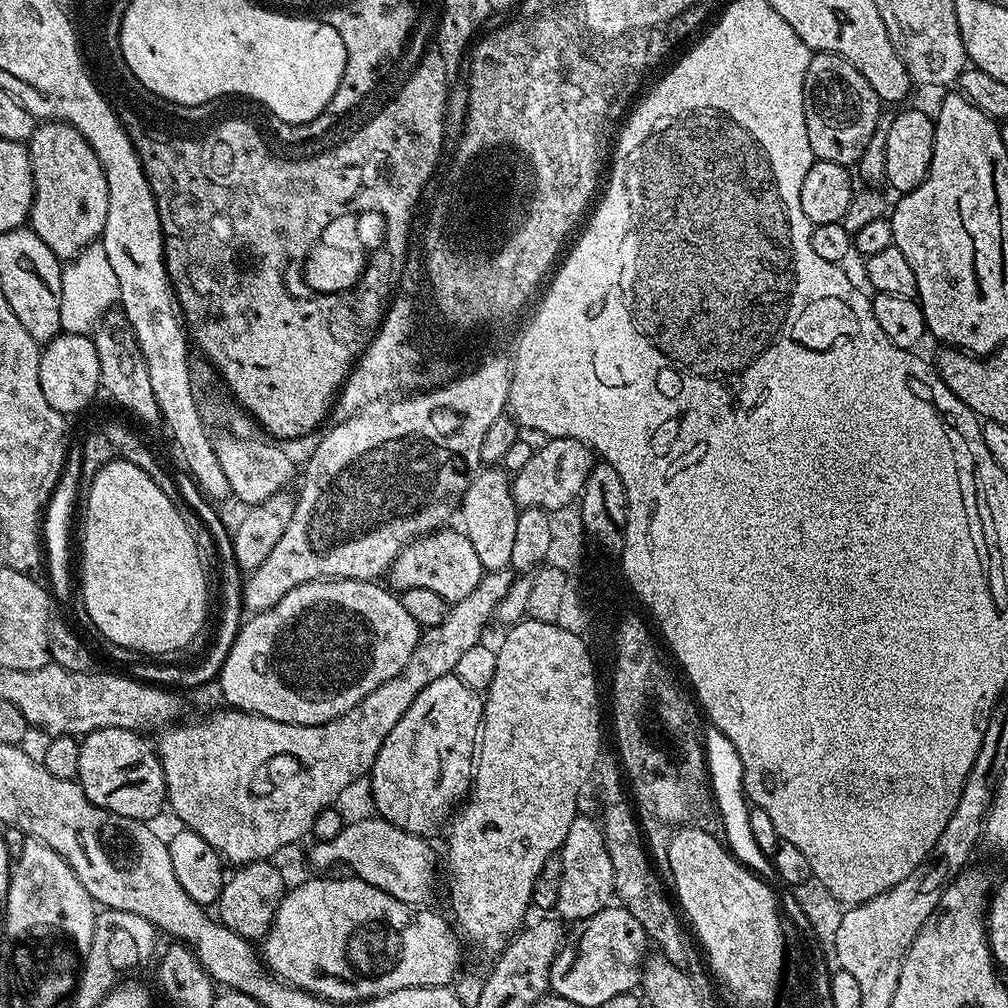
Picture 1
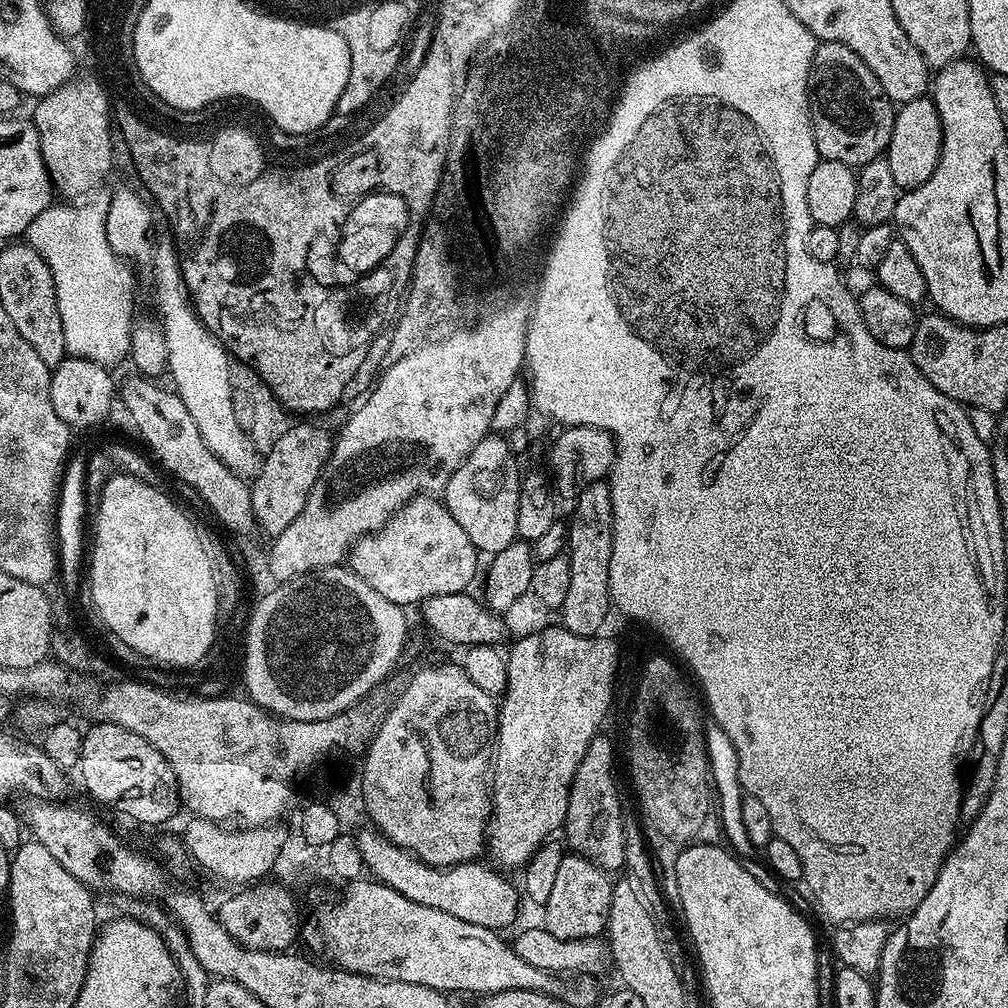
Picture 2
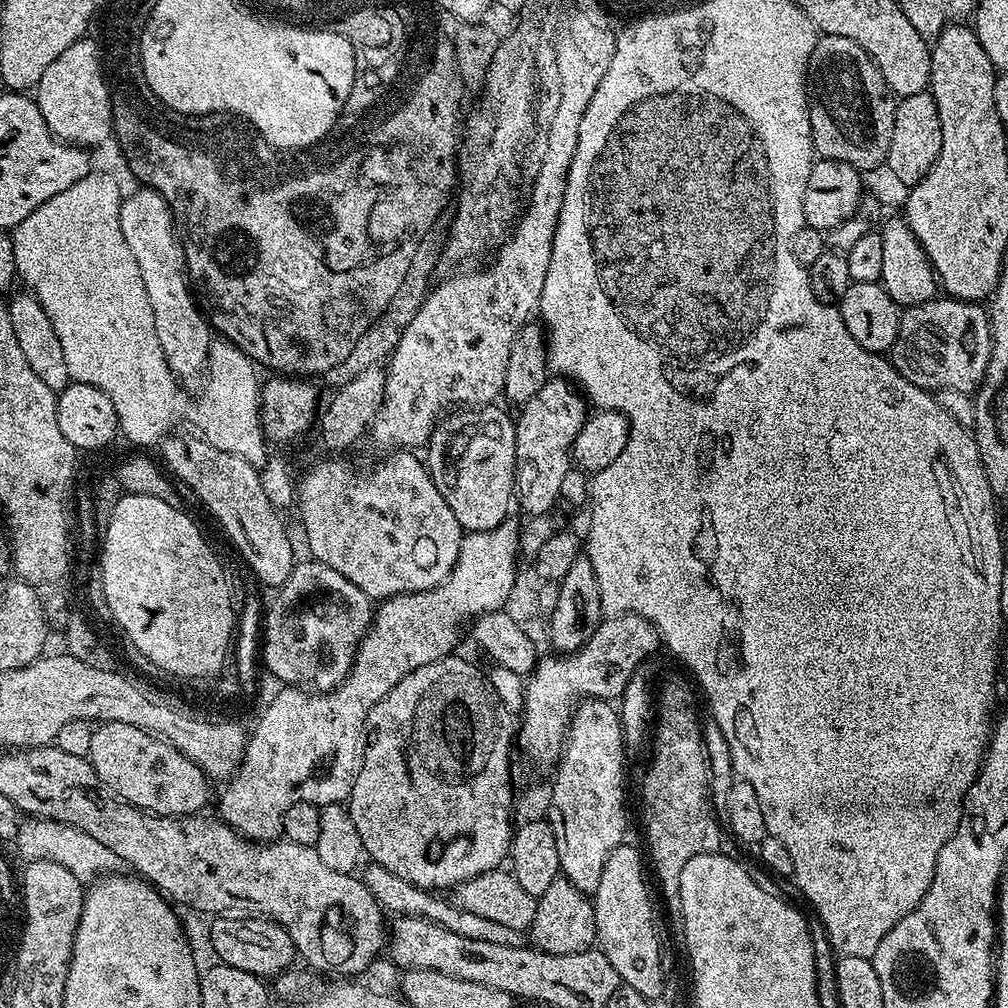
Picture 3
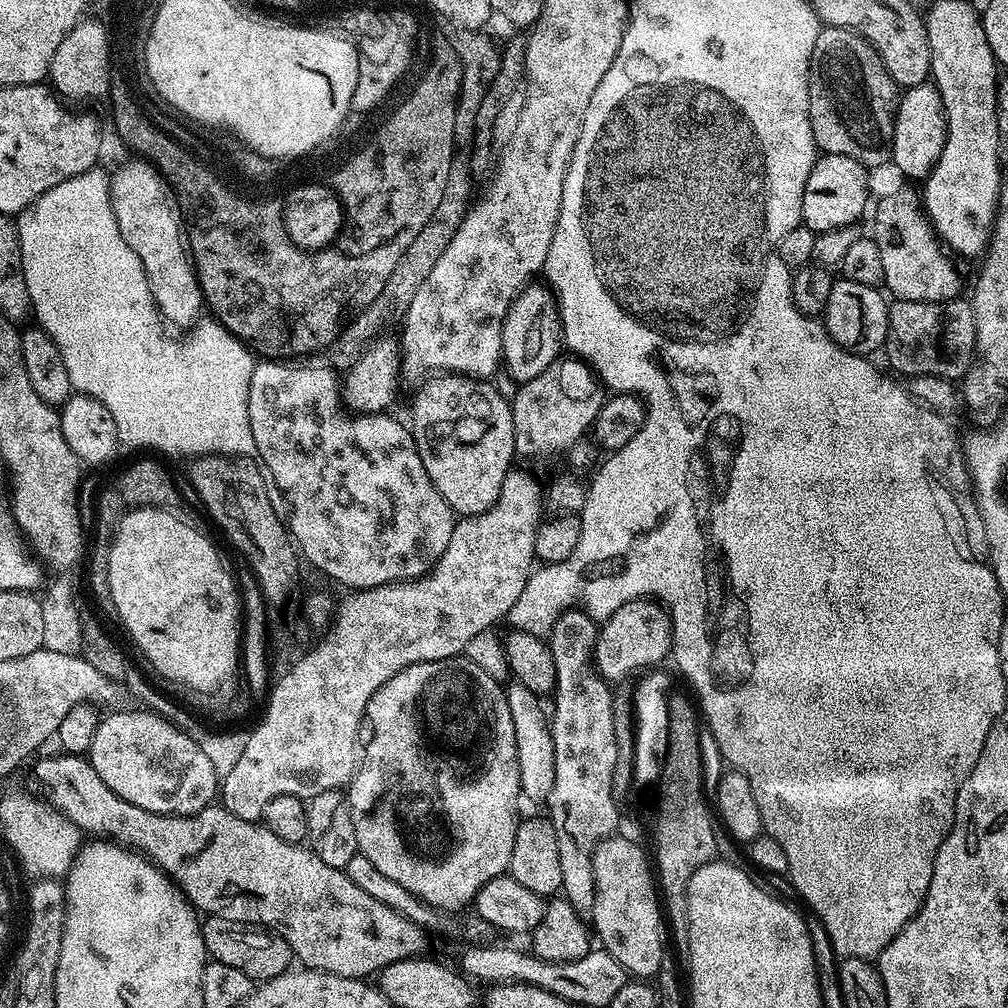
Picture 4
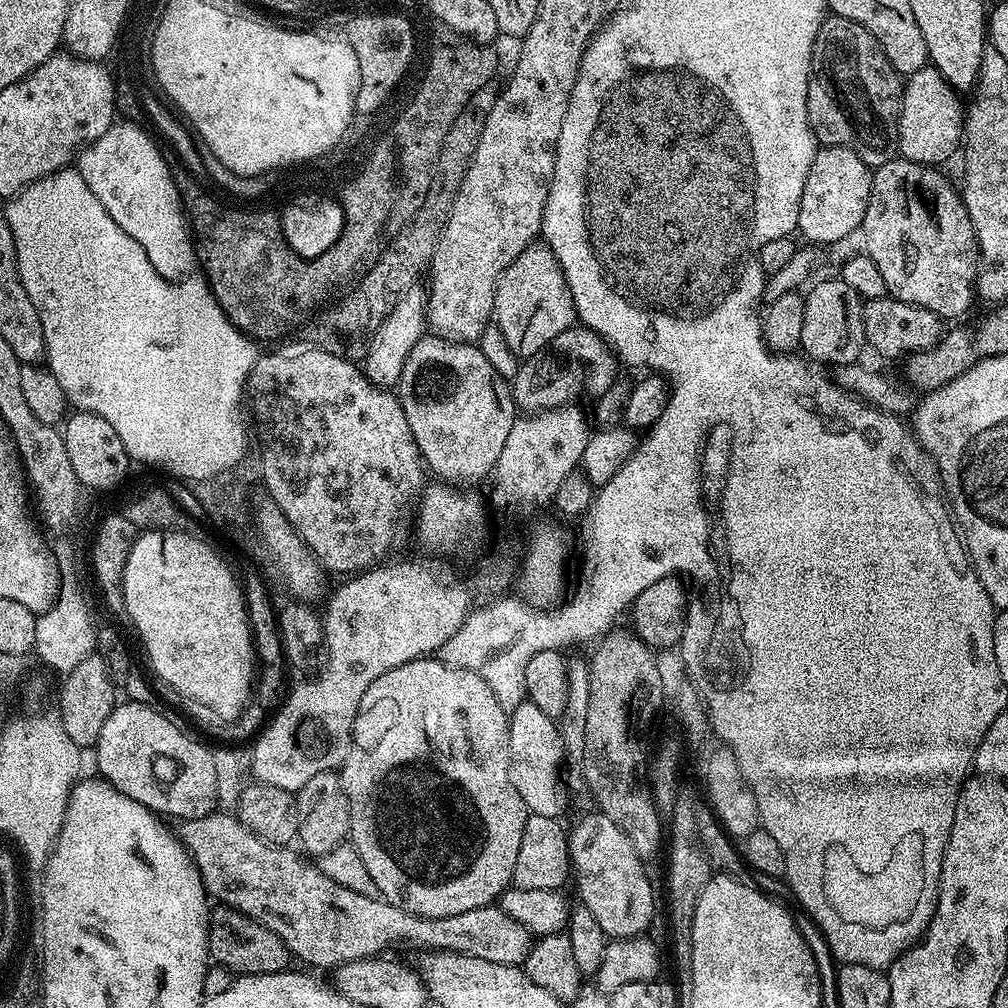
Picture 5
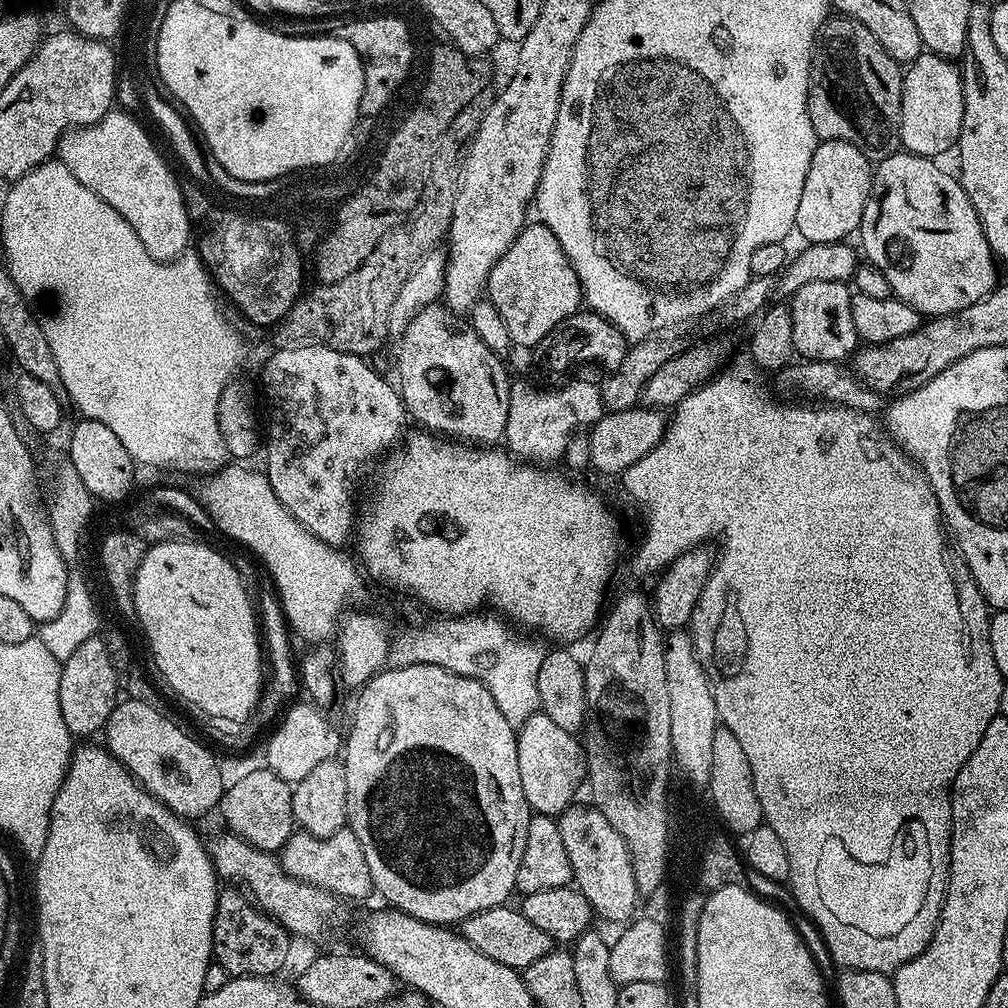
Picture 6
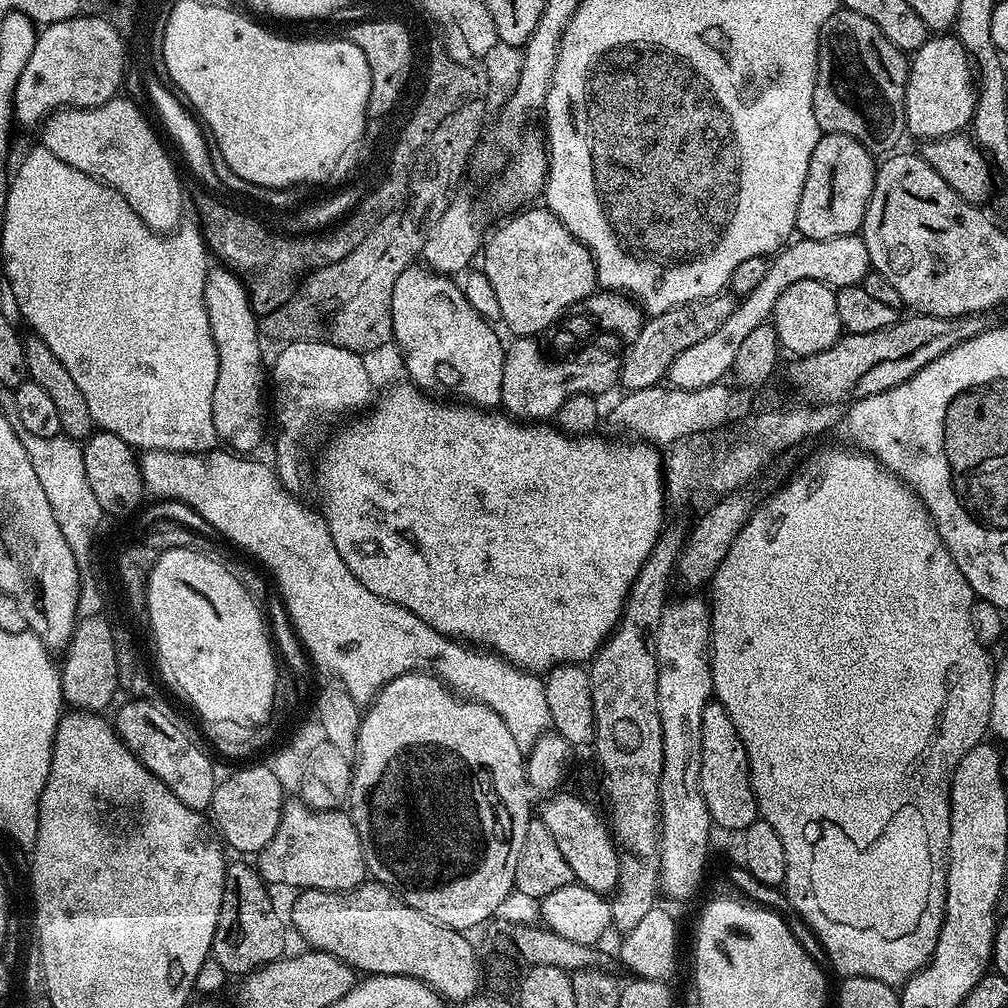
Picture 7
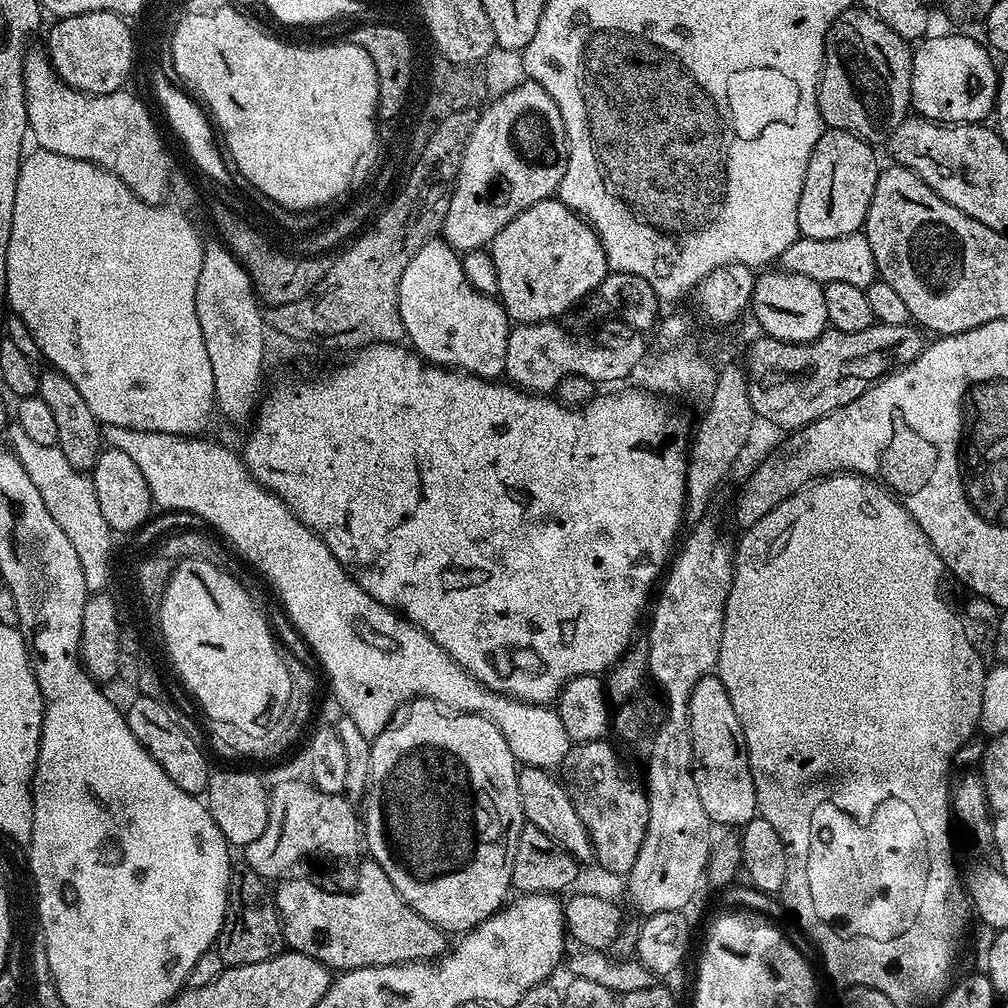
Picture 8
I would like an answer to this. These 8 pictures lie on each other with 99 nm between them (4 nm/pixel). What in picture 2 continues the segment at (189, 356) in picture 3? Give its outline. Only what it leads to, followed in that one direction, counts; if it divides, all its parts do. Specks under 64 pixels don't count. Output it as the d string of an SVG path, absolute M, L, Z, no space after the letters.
M157 239L150 261L156 267L156 308L160 311L158 323L164 330L166 354L168 355L167 375L172 375L171 387L182 398L182 406L190 410L190 418L198 425L202 442L230 470L245 478L255 477L260 470L262 453L252 438L239 426L235 417L234 402L231 400L233 361L221 344L220 339L196 317L196 310L188 294L188 287L180 273L180 258L171 239Z

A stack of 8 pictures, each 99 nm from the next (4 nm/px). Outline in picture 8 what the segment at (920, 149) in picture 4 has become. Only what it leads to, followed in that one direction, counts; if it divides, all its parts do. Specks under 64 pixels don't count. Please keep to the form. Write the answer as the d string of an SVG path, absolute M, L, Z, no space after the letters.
M932 34L915 45L912 54L911 107L919 115L938 124L978 124L993 115L998 64L992 61L993 53L981 44L972 36Z

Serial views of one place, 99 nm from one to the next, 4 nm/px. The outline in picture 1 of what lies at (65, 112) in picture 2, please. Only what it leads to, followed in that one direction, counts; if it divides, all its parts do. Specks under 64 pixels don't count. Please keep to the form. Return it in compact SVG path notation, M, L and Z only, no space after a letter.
M60 120L37 123L26 147L32 160L34 178L30 227L42 242L46 242L46 246L50 246L50 250L54 250L61 262L71 261L104 235L108 187L102 162L77 128Z

